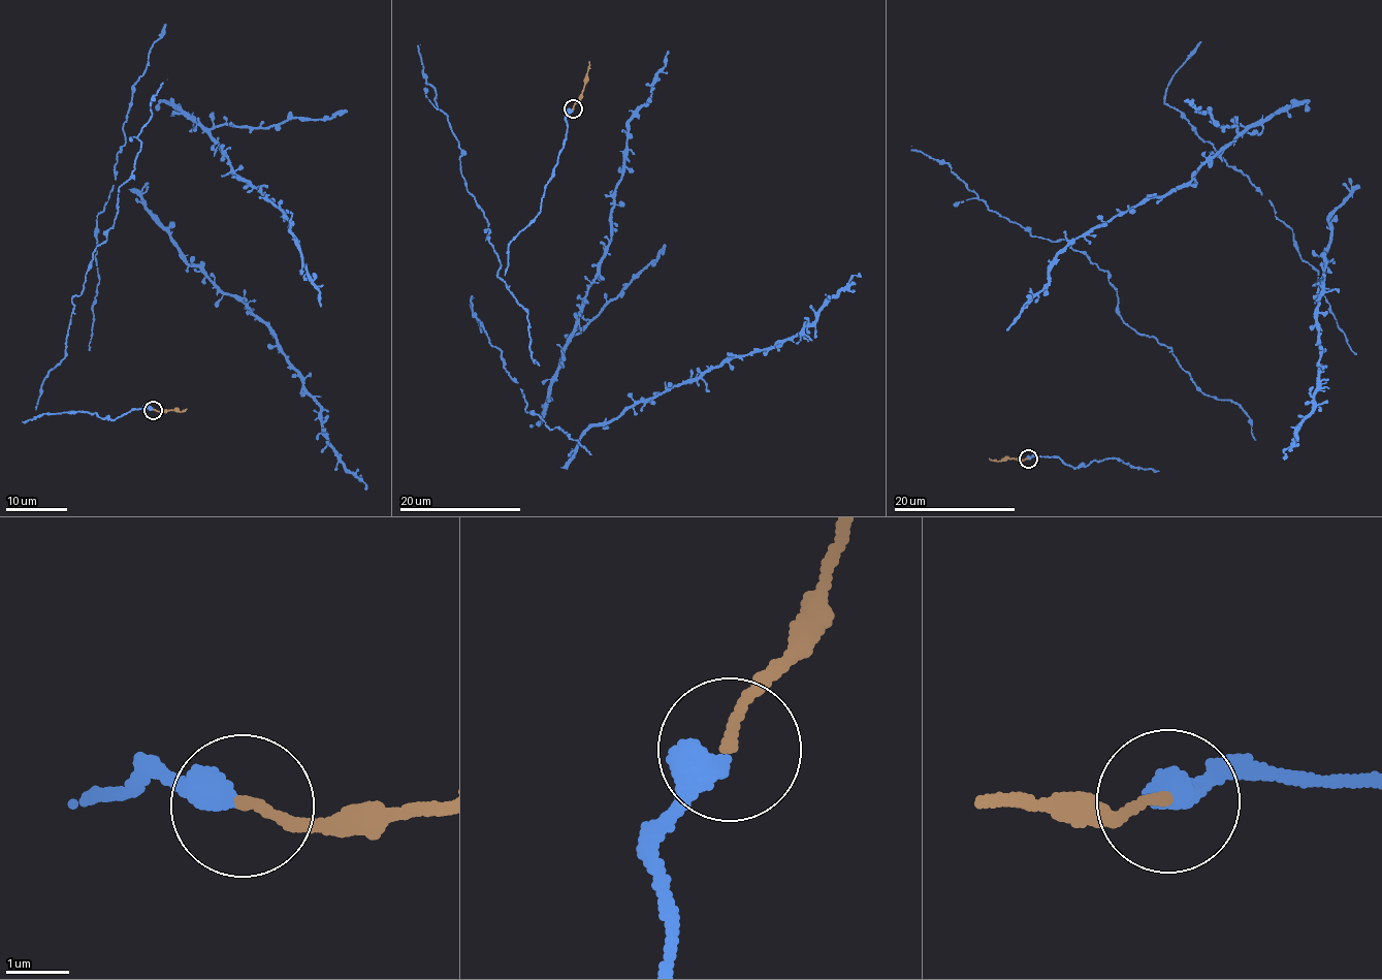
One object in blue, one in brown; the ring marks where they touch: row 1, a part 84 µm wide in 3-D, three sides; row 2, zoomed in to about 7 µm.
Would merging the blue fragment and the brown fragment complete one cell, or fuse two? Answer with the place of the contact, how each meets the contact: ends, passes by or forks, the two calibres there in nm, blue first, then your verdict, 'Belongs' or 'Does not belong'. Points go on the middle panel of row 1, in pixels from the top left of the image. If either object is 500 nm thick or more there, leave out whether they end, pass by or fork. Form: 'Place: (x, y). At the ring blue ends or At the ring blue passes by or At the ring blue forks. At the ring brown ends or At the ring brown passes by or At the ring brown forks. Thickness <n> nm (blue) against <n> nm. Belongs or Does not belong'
Place: (573, 108). At the ring blue ends. At the ring brown ends. Thickness 460 nm (blue) against 150 nm. Belongs

